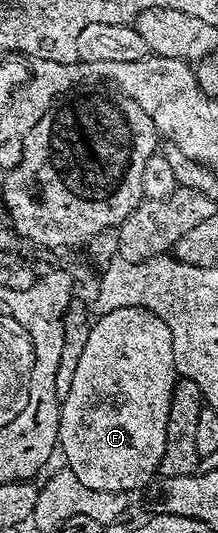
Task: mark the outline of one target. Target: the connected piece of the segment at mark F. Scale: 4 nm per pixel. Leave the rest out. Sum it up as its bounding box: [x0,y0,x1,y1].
[58,307,175,492]

